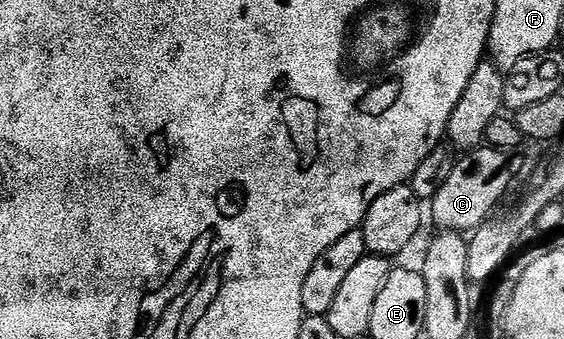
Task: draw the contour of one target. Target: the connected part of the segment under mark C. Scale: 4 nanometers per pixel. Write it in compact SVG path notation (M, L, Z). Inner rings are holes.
M487 147L465 152L461 156L464 158L453 164L450 175L446 175L446 183L438 187L438 195L431 199L432 221L437 225L435 228L464 235L489 220L497 212L496 204L507 195L508 188L520 173L520 155L515 149Z

